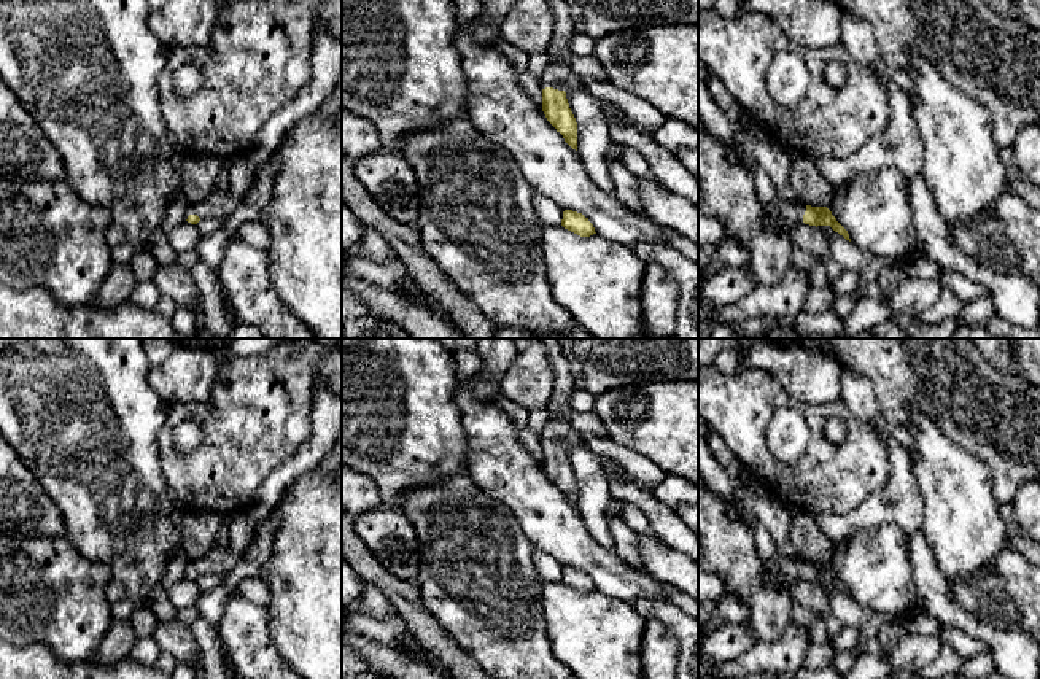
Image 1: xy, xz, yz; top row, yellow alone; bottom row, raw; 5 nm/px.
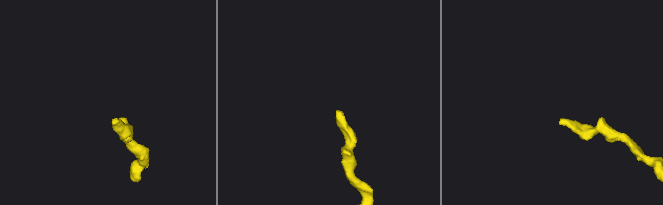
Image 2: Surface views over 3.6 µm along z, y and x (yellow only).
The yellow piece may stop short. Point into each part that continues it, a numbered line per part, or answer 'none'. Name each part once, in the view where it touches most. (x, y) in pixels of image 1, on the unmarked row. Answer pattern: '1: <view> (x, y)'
1: xz (558, 431)

